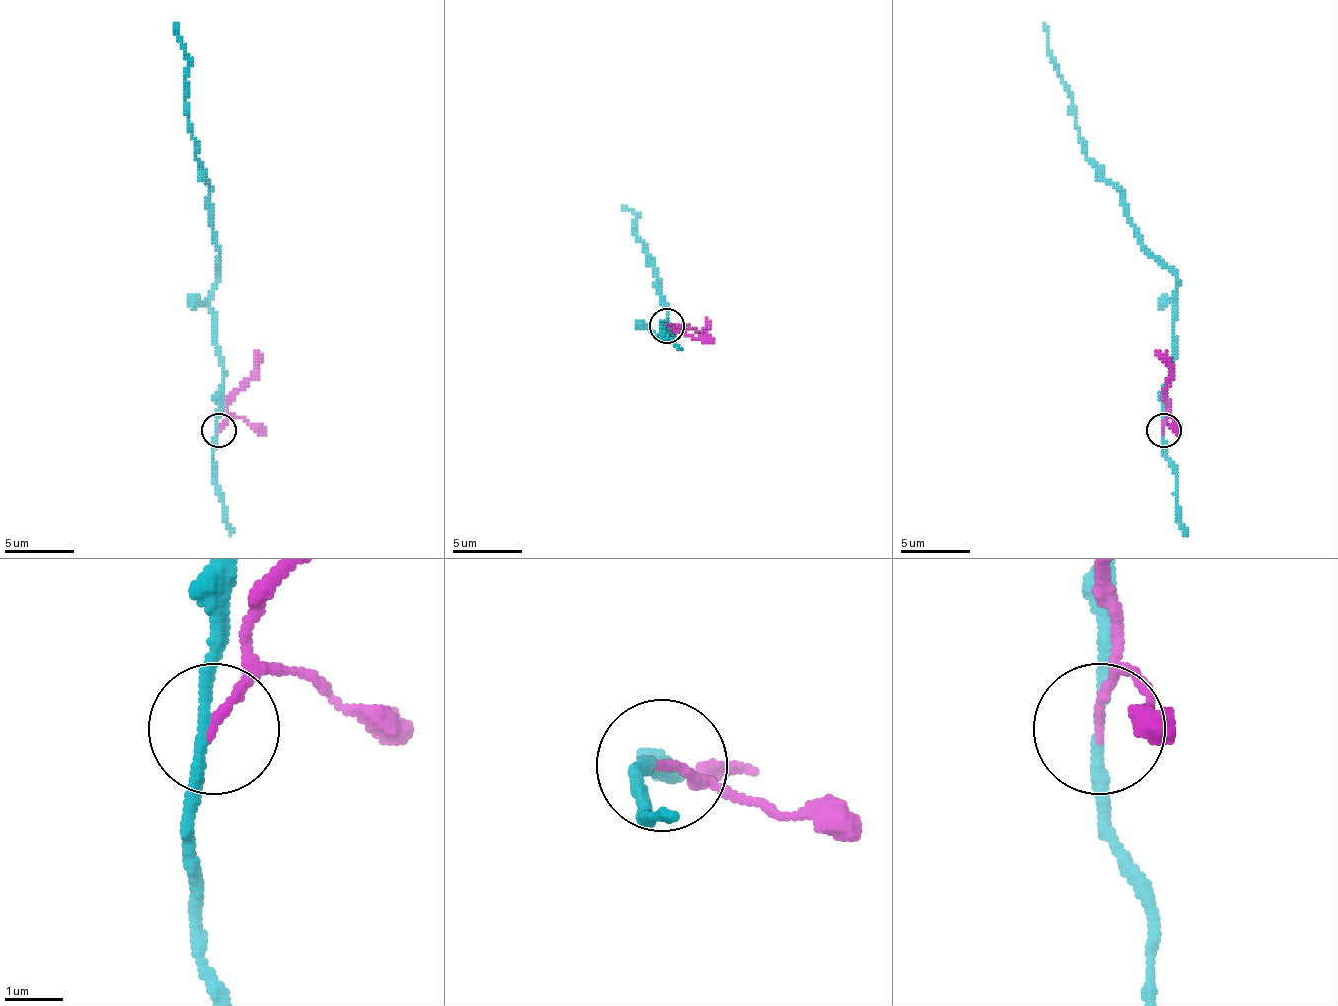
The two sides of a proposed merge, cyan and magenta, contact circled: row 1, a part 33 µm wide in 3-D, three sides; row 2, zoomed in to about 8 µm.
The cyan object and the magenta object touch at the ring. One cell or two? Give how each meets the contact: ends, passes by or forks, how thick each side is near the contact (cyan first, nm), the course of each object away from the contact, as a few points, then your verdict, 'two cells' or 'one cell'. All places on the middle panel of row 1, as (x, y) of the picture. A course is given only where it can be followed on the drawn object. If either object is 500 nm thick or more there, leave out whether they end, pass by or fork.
cyan passes by; magenta ends; calibres 180 and 160 nm; course cyan (664, 325), (671, 332), (657, 335), (664, 339), (668, 307), (657, 269), (633, 234), (636, 217), (622, 206); course magenta (668, 325), (702, 332), (706, 318); two cells

